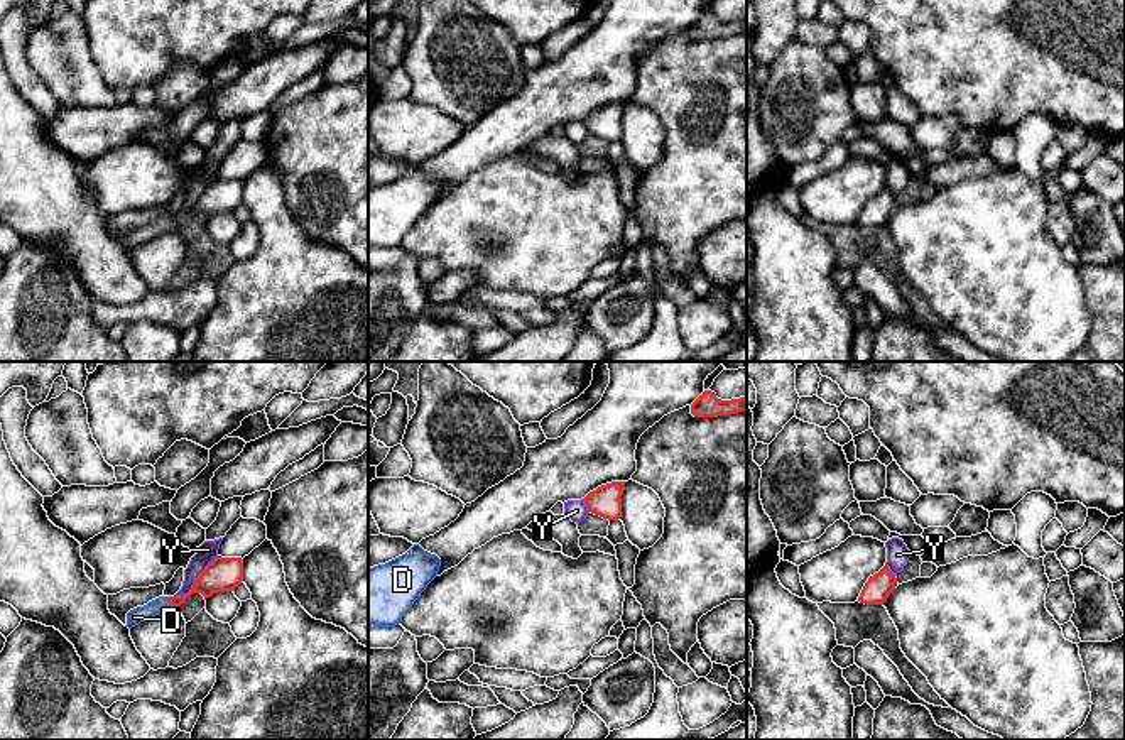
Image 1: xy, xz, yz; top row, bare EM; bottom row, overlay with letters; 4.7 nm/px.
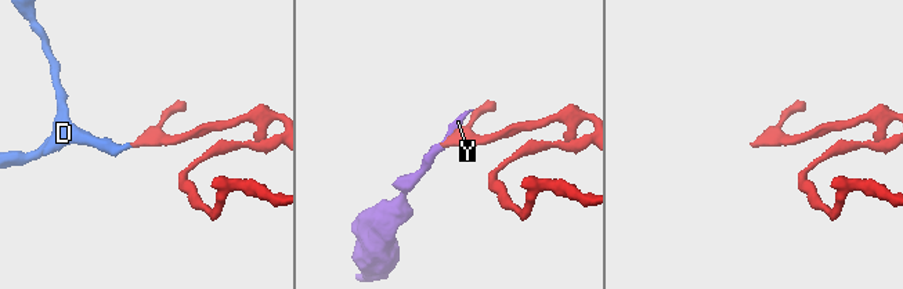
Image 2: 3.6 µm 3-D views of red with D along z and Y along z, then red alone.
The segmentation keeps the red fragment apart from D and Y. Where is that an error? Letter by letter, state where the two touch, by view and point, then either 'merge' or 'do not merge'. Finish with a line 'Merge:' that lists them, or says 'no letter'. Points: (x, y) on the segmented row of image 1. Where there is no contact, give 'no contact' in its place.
D: contact xy (171, 603); merge
Y: contact xy (198, 580); do not merge
Merge: D

